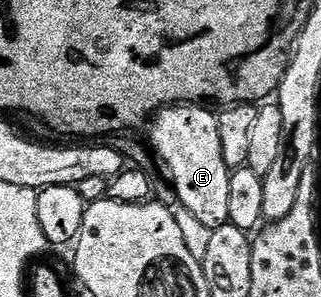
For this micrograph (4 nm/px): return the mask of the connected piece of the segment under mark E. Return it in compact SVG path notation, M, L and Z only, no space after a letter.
M180 104L178 106L168 106L167 109L159 111L155 115L153 121L150 123L151 129L151 142L149 141L150 149L153 151L154 157L163 161L163 166L168 170L166 173L169 175L171 186L175 189L175 196L178 205L183 205L182 209L186 213L191 214L197 220L201 220L201 224L205 224L205 228L216 230L219 226L226 226L229 223L229 180L231 179L232 170L225 164L225 156L221 154L221 132L219 131L218 117L213 113L210 114L208 107L203 104Z

